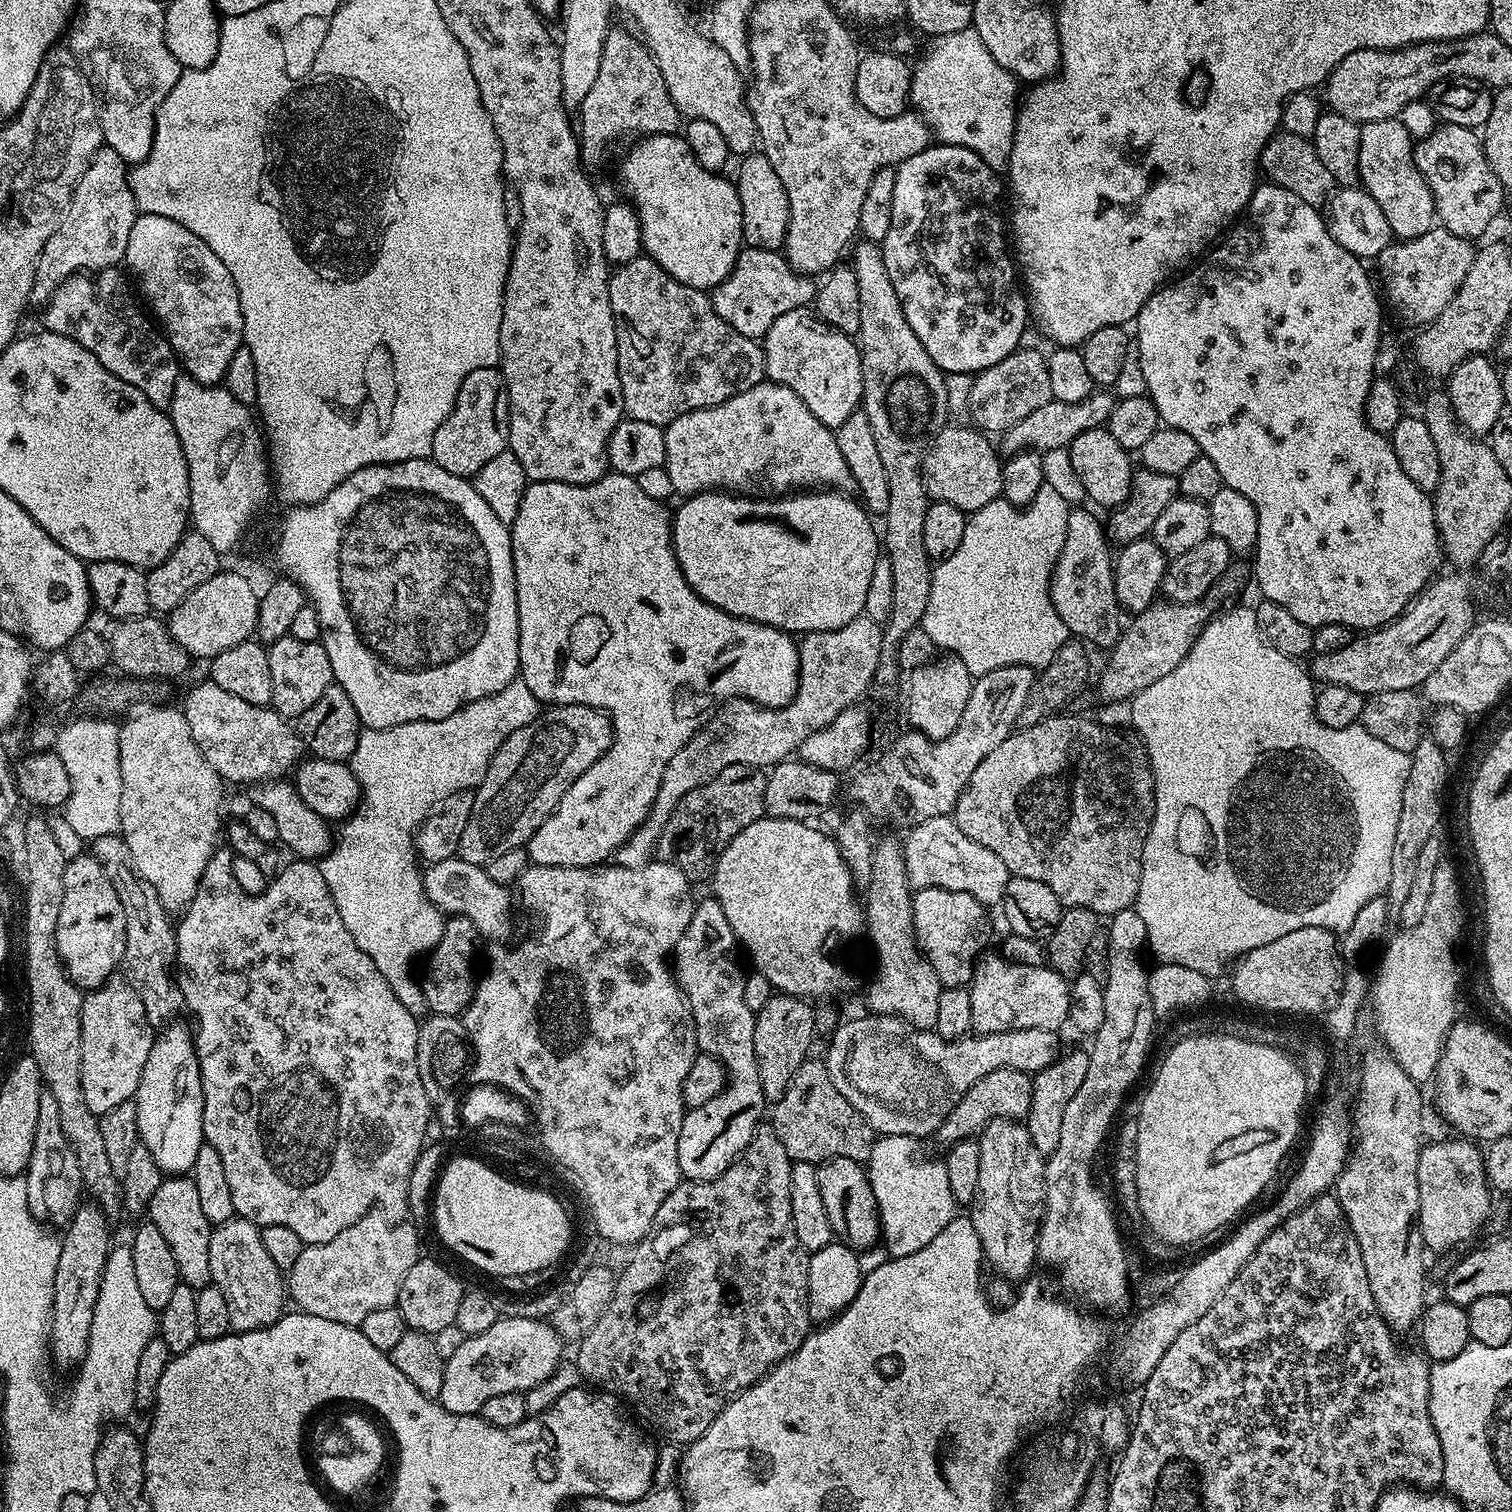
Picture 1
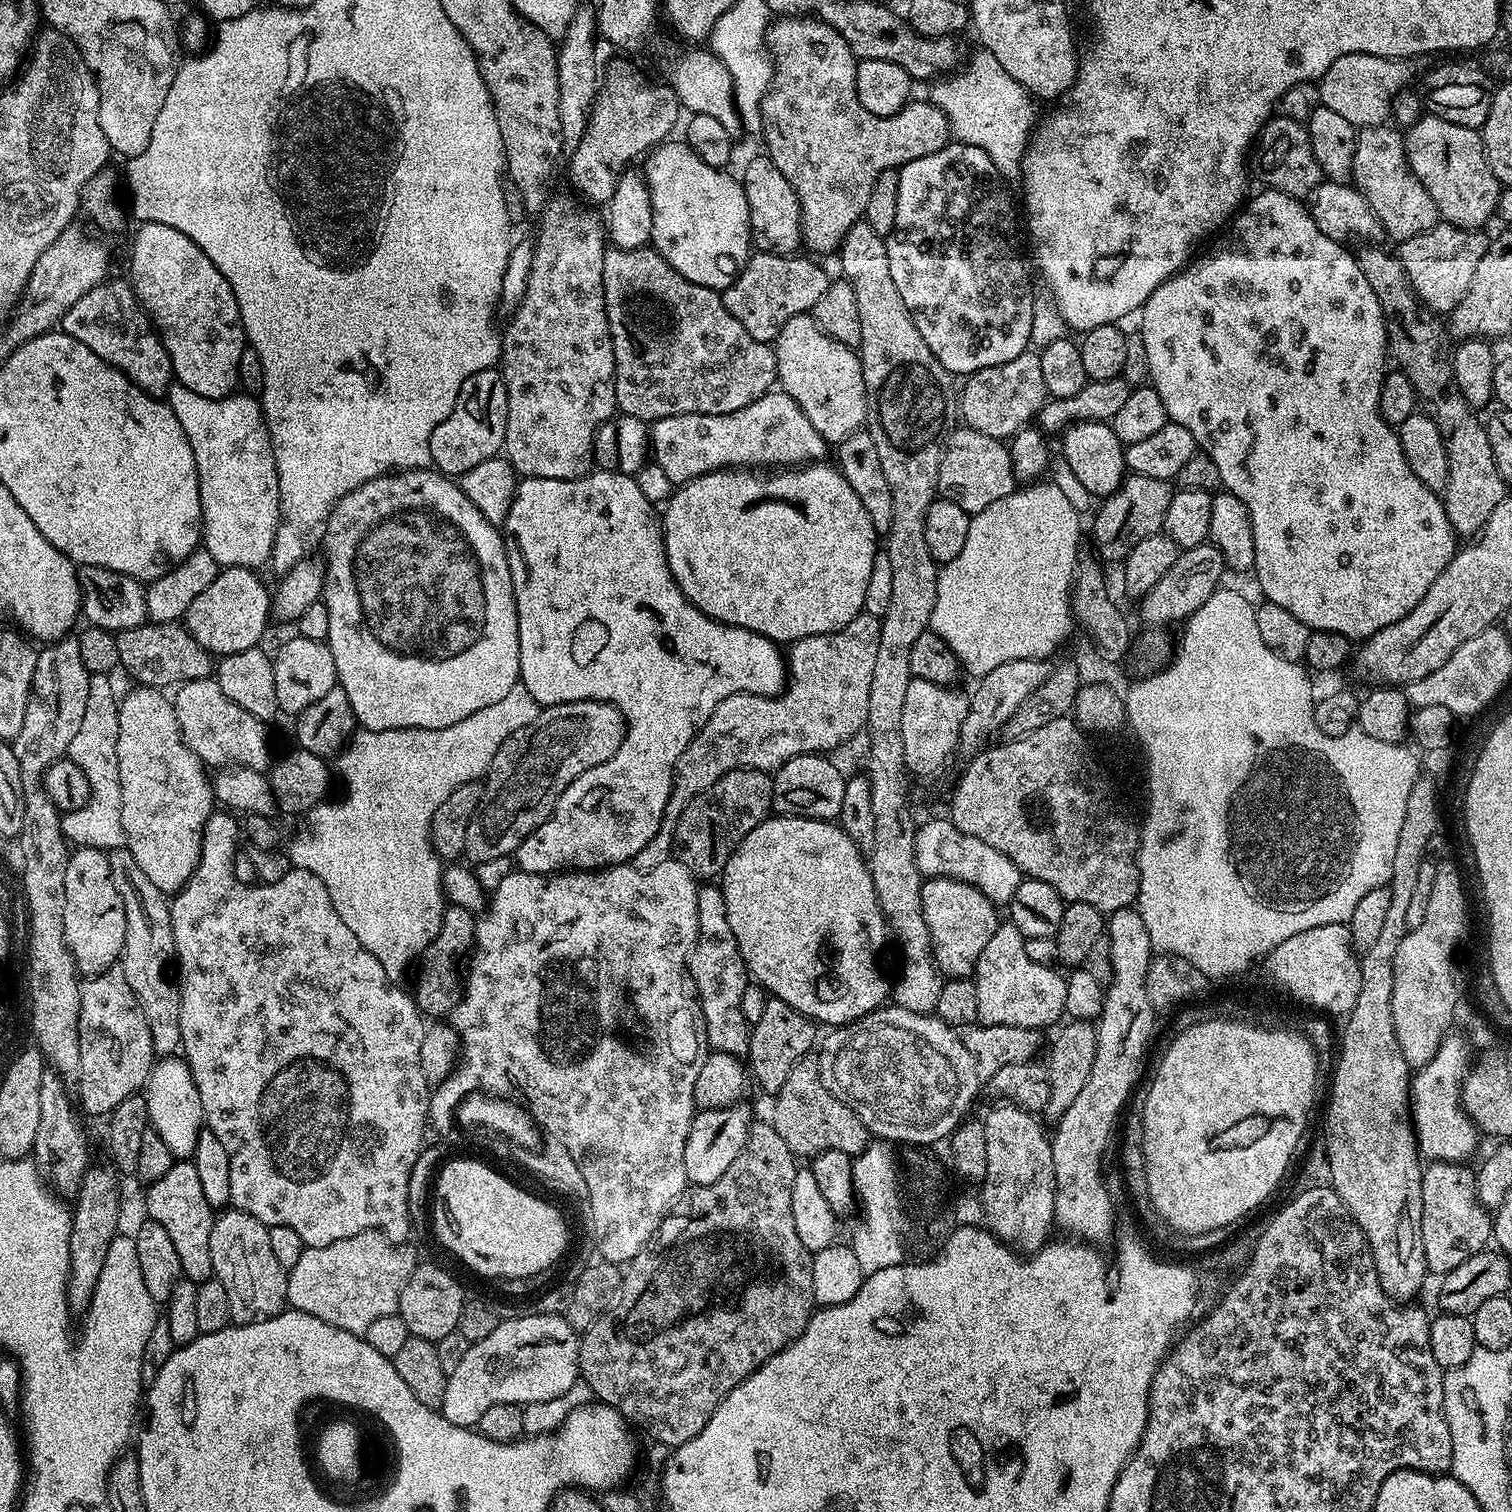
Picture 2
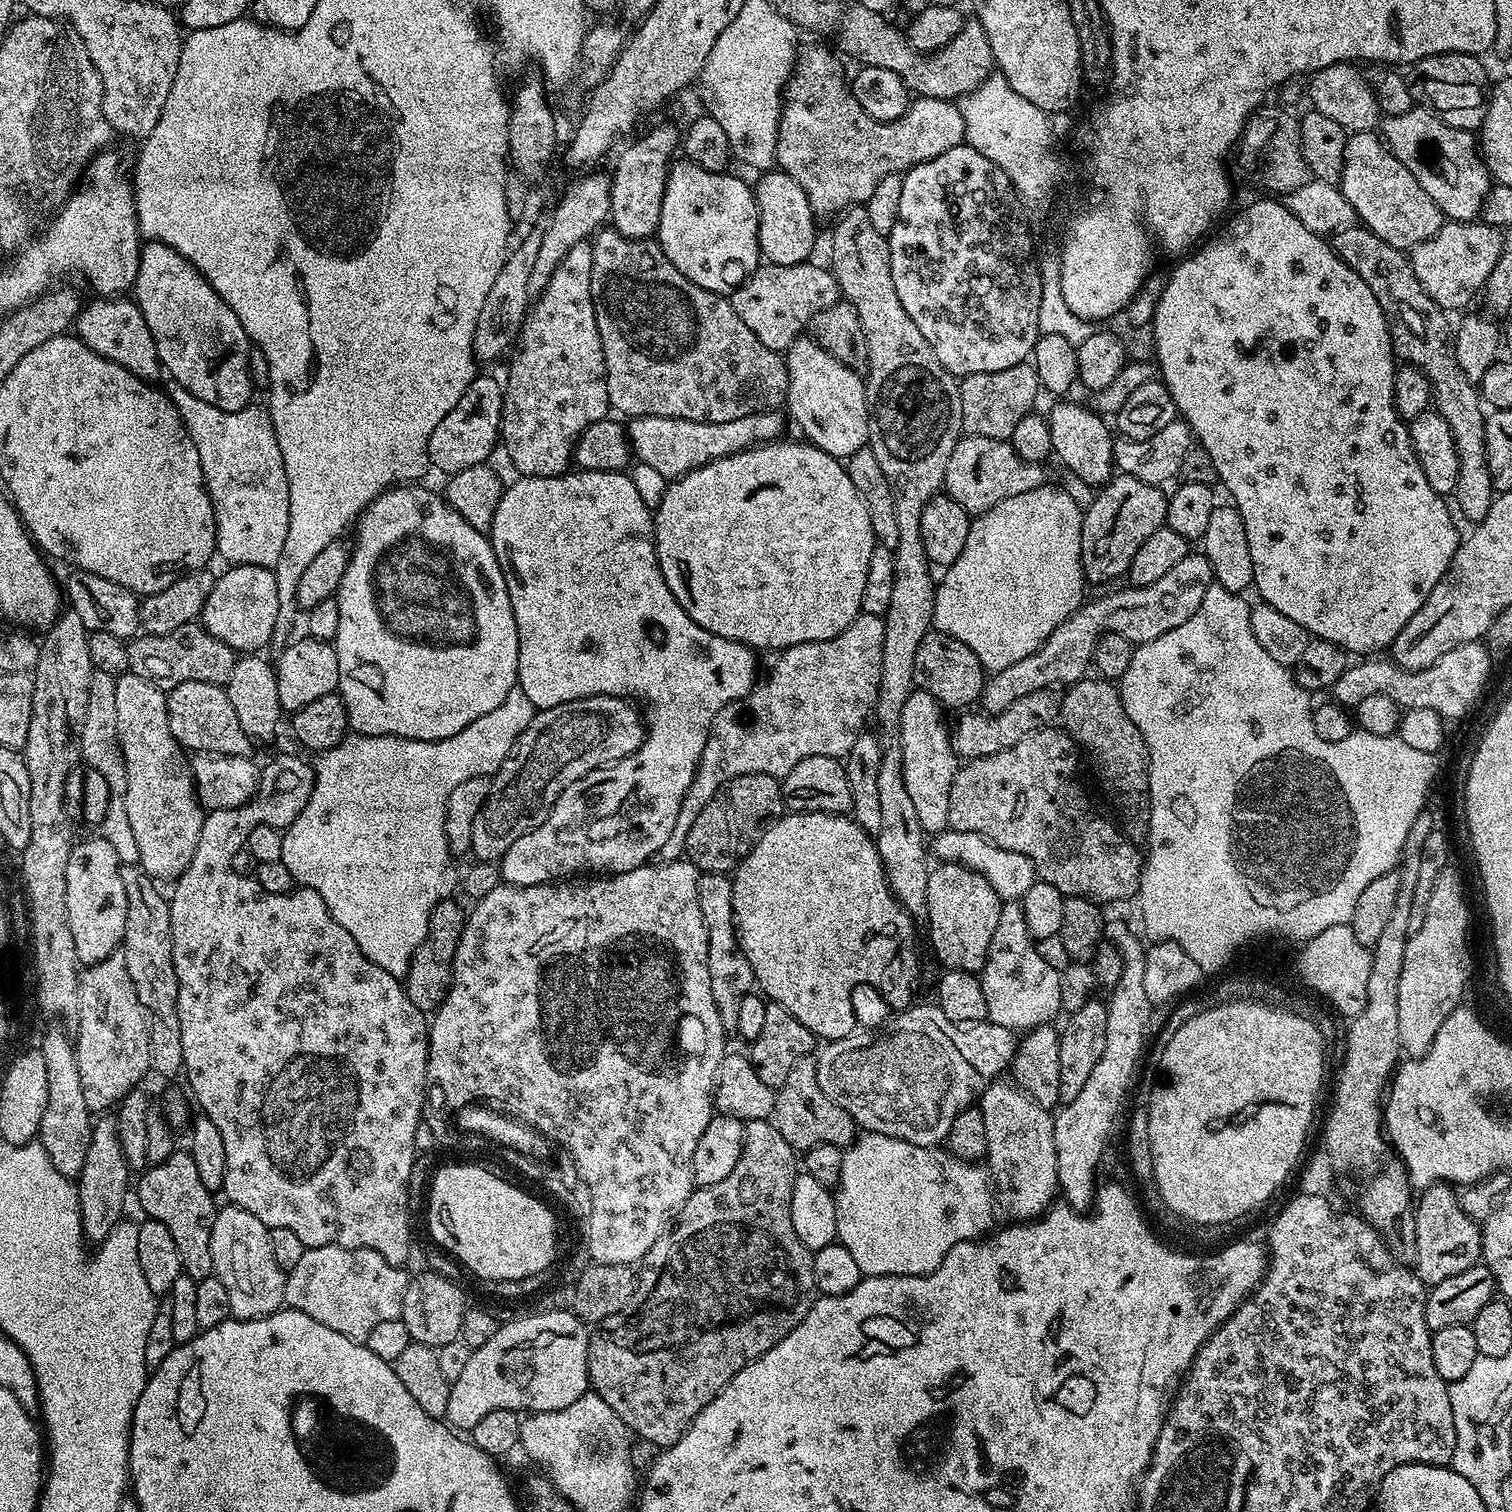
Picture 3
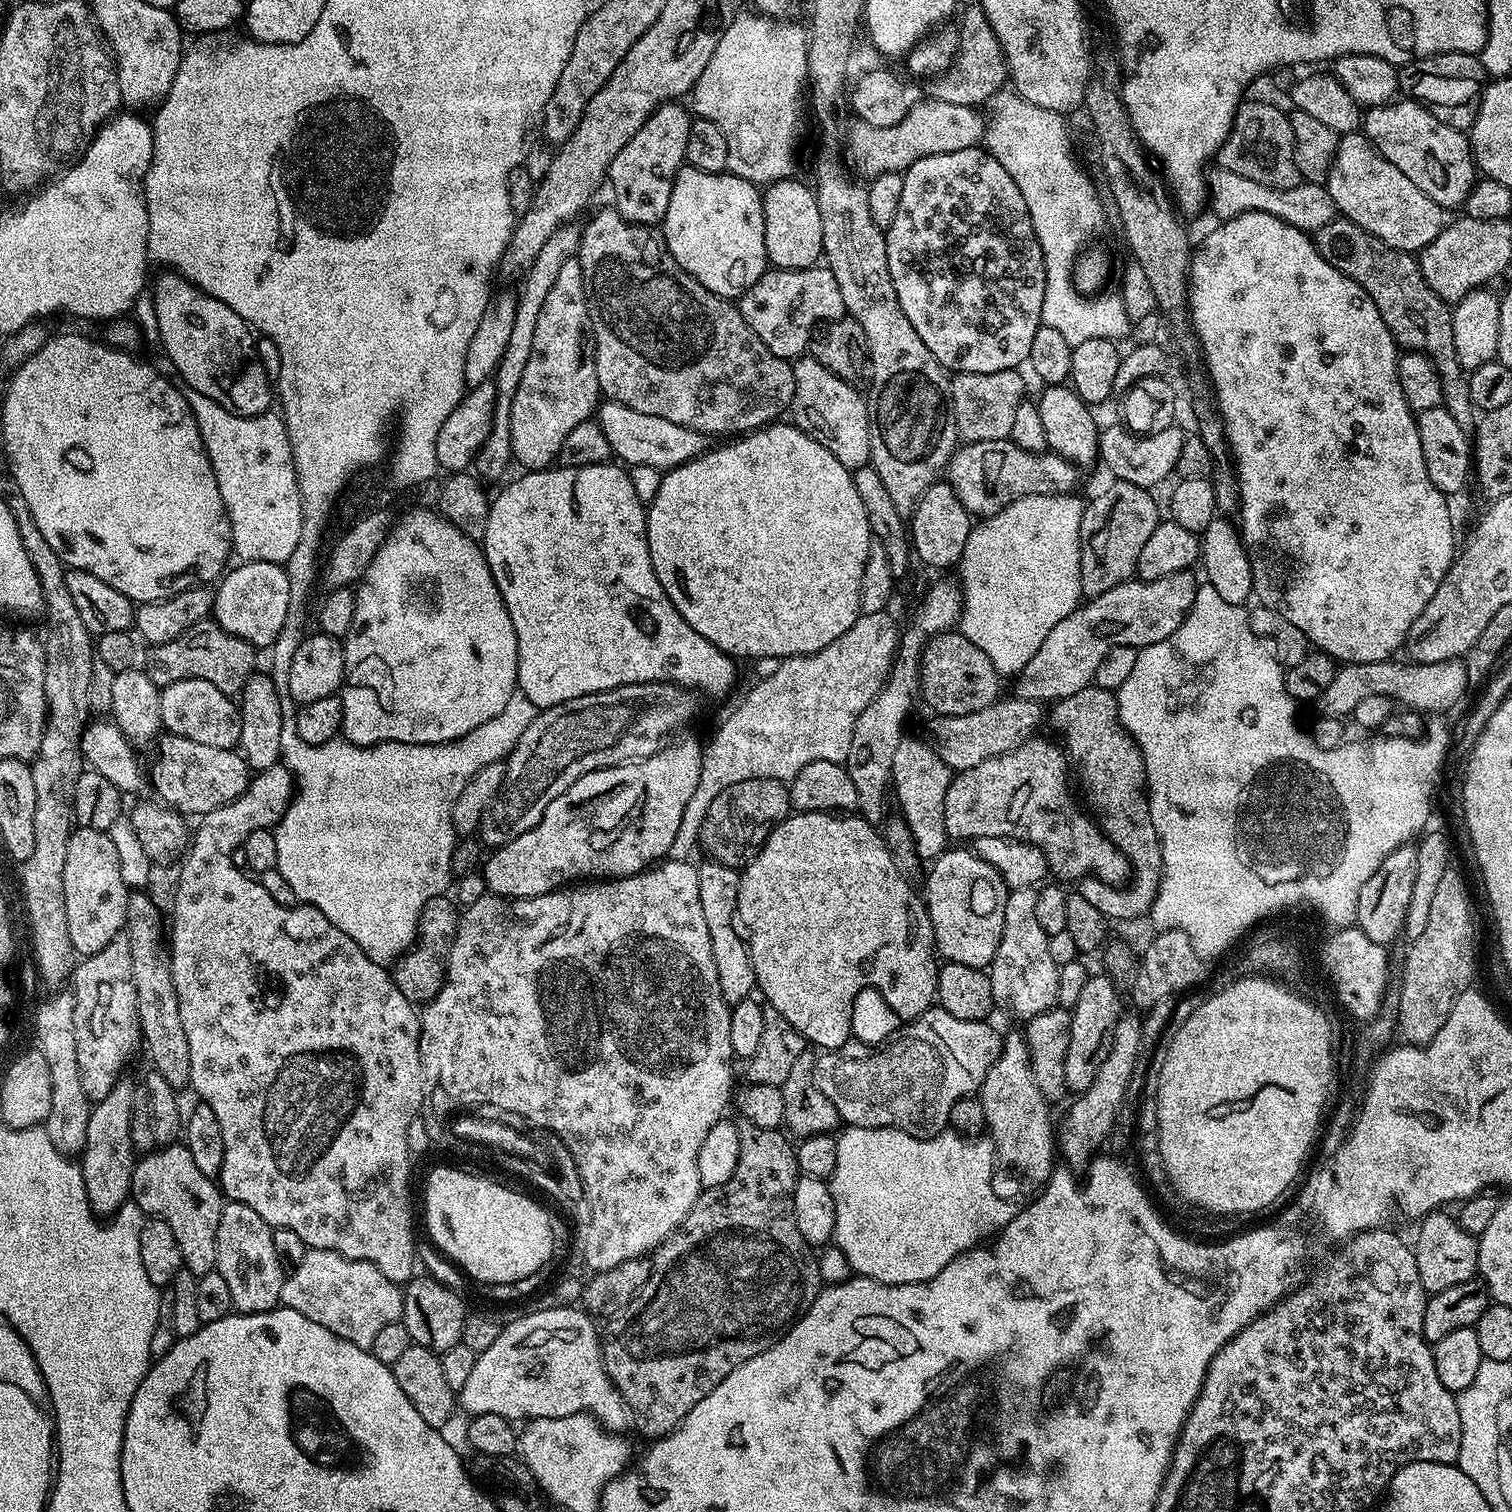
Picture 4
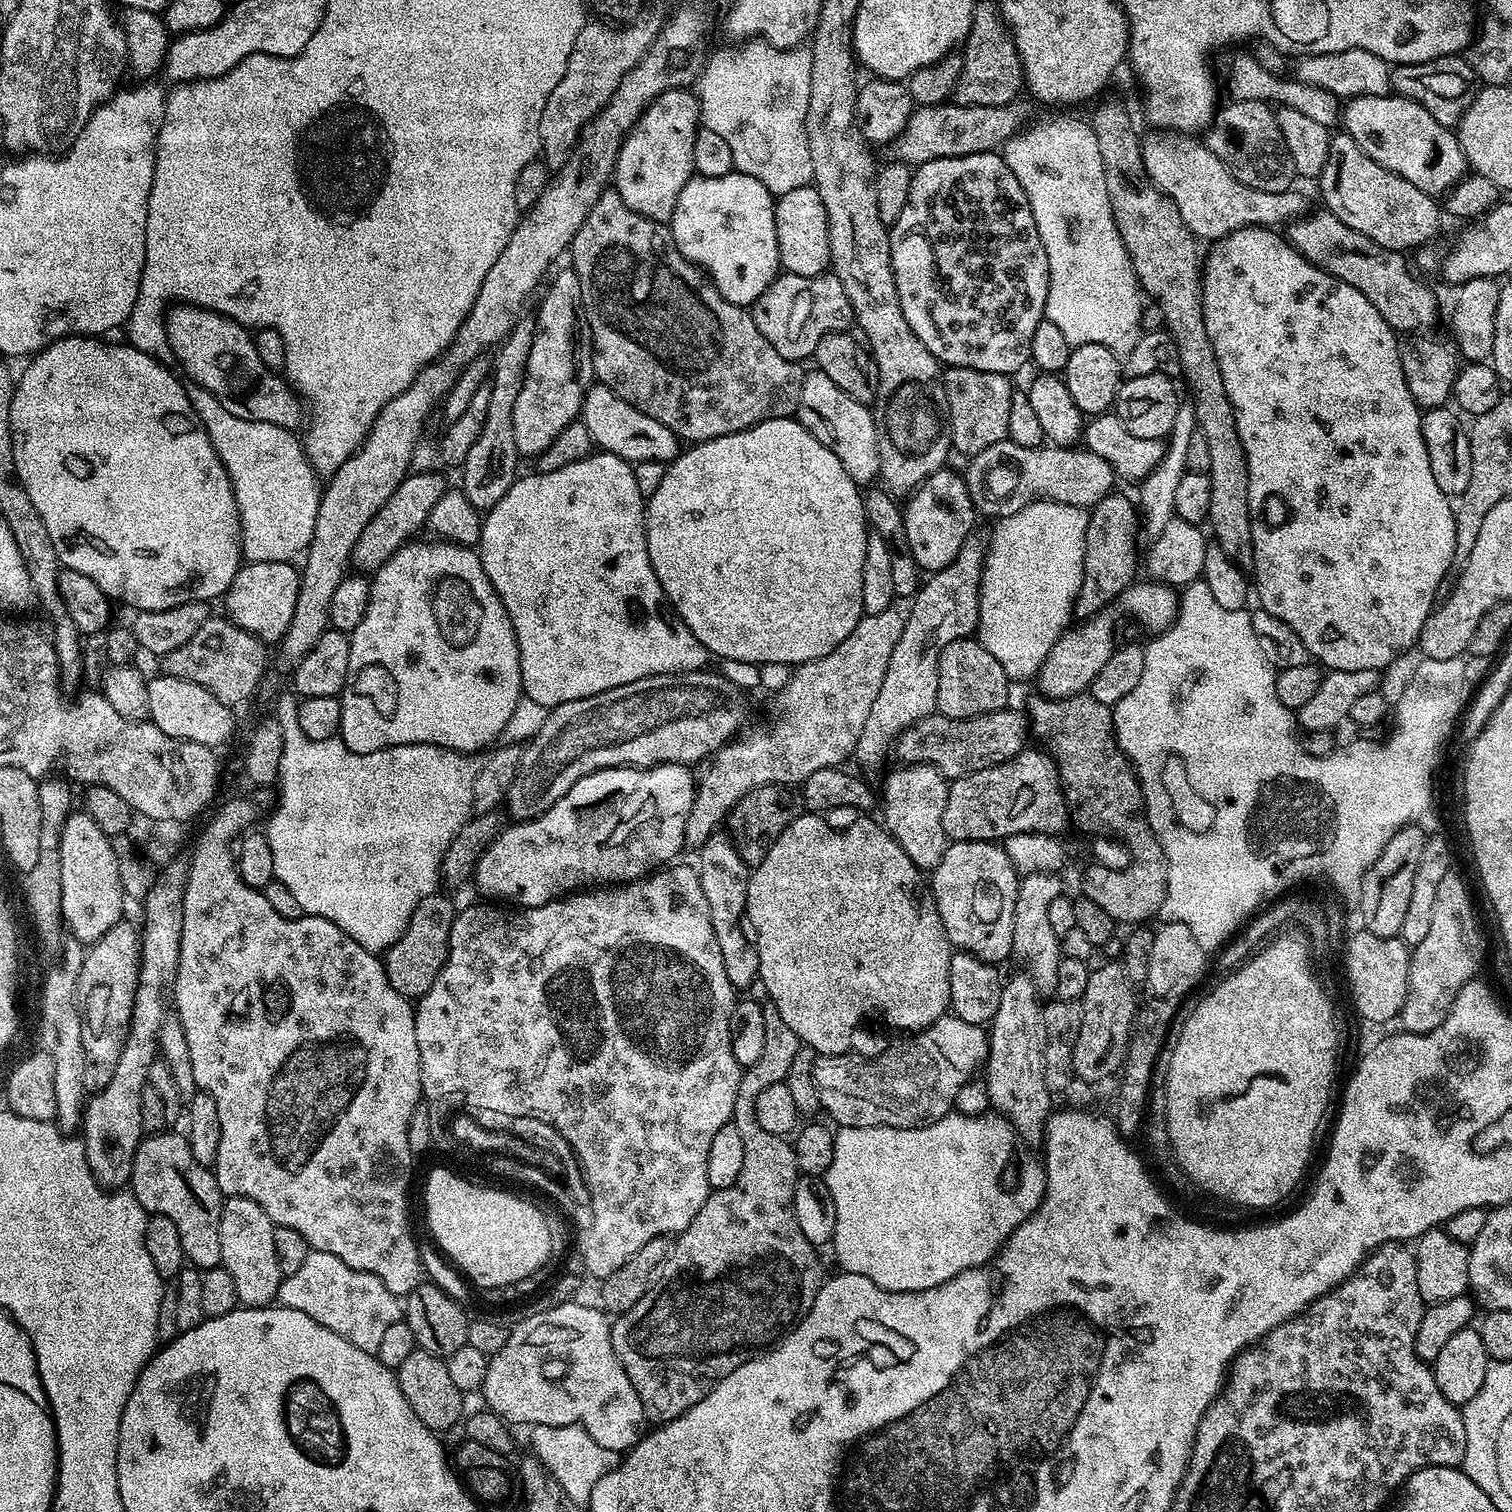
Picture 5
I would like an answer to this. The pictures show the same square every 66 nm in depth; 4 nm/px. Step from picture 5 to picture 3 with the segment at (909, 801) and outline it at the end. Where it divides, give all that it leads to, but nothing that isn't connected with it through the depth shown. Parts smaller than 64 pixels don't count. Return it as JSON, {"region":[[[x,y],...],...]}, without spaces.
{"region":[[[914,690],[906,698],[906,706],[902,706],[900,719],[900,749],[902,750],[902,778],[906,782],[906,794],[910,794],[914,811],[918,814],[918,822],[922,822],[922,830],[926,834],[943,832],[948,827],[950,818],[950,786],[954,782],[954,774],[958,774],[962,763],[961,757],[952,749],[952,738],[949,725],[944,725],[945,709],[928,692]]]}

